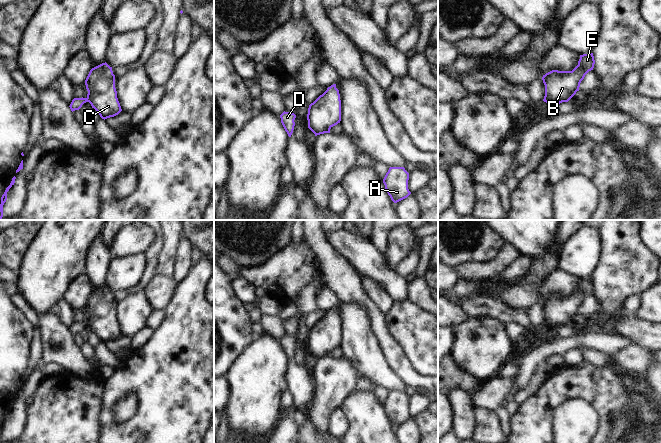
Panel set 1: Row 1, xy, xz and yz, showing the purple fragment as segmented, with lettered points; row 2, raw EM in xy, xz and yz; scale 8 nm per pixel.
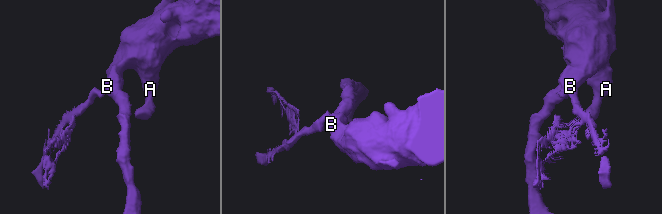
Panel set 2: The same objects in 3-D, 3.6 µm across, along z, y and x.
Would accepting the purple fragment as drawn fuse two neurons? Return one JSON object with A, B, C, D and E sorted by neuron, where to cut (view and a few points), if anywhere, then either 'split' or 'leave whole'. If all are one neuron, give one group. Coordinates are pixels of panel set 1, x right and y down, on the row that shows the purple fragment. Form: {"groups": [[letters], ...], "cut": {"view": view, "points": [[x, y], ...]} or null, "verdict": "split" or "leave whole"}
{"groups": [["A", "B", "C", "E"], ["D"]], "cut": {"view": "xy", "points": [[86, 98], [87, 101]]}, "verdict": "split"}

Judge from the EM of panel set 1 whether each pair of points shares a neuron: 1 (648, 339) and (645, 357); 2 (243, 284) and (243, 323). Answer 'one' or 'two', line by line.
1: two
2: two

